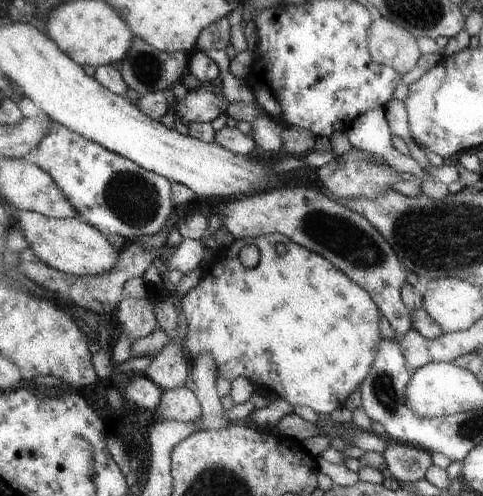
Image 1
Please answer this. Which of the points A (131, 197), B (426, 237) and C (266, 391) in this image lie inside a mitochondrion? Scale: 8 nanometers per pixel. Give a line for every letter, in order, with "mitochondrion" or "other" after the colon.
A: mitochondrion
B: mitochondrion
C: other

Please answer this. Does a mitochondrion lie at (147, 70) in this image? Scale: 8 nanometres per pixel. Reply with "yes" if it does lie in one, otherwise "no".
yes

